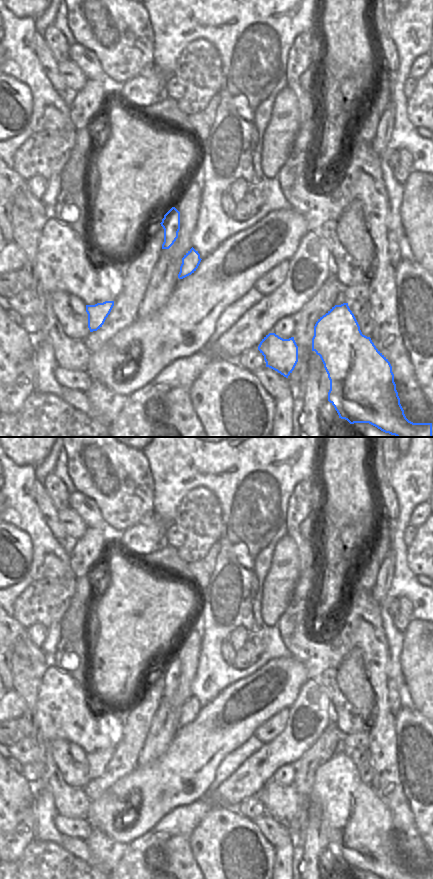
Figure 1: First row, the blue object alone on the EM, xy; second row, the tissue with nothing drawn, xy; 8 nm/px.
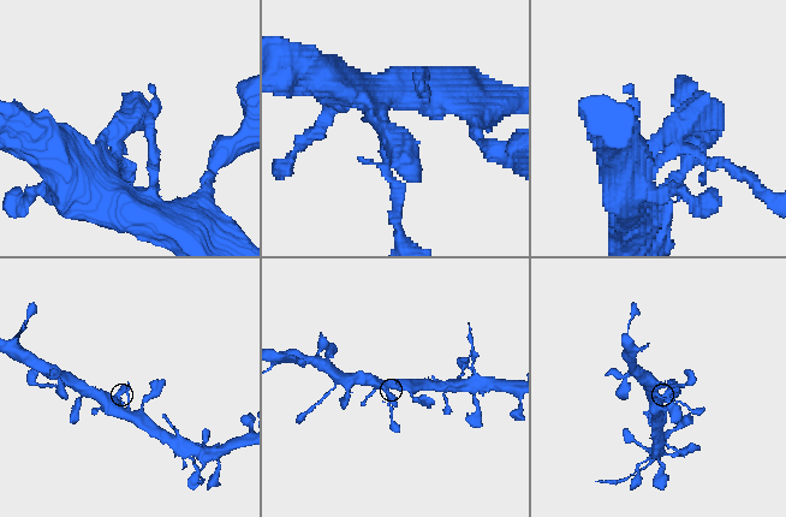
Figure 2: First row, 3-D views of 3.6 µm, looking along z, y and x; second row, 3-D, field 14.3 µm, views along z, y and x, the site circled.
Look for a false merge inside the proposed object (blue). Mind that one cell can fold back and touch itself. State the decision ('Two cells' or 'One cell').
One cell.

